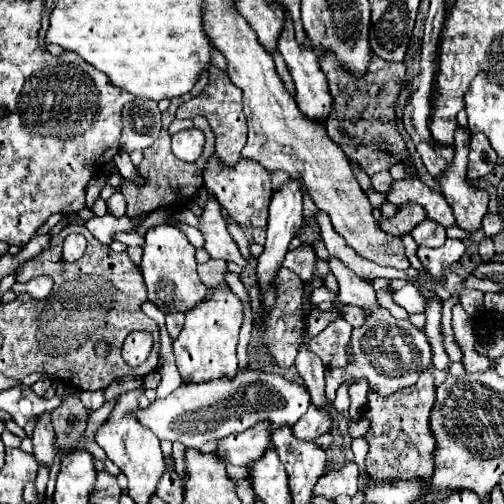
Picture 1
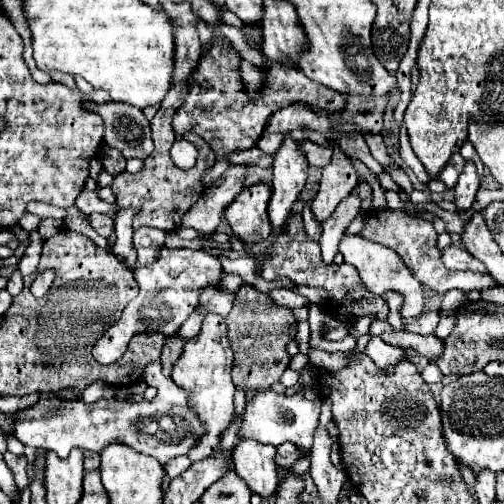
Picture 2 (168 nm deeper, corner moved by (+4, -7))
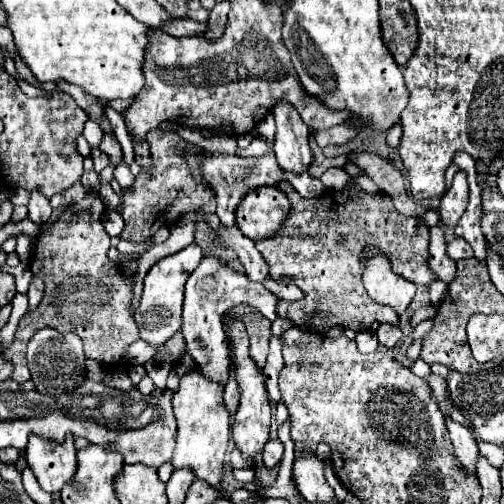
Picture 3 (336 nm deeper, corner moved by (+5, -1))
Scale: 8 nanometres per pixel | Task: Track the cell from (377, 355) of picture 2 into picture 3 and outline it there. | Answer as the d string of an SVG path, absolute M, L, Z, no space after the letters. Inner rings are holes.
M372 331L358 333L354 341L358 343L360 353L374 353L378 349L378 339L376 339L376 333L372 333Z

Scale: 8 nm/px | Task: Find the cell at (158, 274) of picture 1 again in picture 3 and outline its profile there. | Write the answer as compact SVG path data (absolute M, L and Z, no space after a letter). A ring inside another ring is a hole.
M192 243L186 249L158 261L144 279L144 293L138 307L138 313L134 313L134 321L140 329L142 341L150 345L162 345L168 341L182 325L182 301L184 301L184 283L190 277L190 273L198 267L202 261L202 251Z

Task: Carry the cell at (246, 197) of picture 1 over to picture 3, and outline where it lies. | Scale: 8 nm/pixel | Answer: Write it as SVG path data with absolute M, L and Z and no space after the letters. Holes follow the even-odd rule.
M258 187L250 191L236 209L236 225L250 239L268 239L278 233L288 219L290 201L278 187Z

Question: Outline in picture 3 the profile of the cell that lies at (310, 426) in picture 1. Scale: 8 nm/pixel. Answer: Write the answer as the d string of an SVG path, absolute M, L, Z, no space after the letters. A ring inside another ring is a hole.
M272 439L266 443L266 447L262 449L262 461L268 469L276 467L282 459L282 453L284 453L284 445L280 443L280 439Z

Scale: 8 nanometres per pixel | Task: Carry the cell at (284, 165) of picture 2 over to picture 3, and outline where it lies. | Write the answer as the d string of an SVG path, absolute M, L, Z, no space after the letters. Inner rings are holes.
M276 101L272 107L276 119L274 153L278 165L284 171L304 173L312 163L312 151L308 145L308 127L300 113L288 101Z

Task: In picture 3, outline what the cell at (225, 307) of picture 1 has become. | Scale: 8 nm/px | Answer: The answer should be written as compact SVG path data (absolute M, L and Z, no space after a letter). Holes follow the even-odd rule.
M188 373L180 377L180 389L174 393L172 407L176 419L176 447L170 459L174 469L192 469L196 479L210 483L212 487L222 485L224 477L224 457L230 441L230 413L222 405L224 389L206 381L202 373Z

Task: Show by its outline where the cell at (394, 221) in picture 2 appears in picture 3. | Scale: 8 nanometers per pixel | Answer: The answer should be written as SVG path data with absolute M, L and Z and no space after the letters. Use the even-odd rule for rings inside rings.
M282 181L278 187L292 203L290 217L278 235L256 241L256 247L270 267L270 277L274 281L290 277L304 291L304 297L298 301L278 301L276 315L290 319L294 325L306 325L312 331L324 333L332 327L358 333L368 331L372 323L398 325L398 314L372 301L362 285L362 269L356 269L356 257L366 247L380 249L390 259L392 271L410 283L428 287L438 279L428 267L428 227L416 217L398 213L386 193L348 197L346 185L340 191L326 189L320 197L306 199L288 181Z

